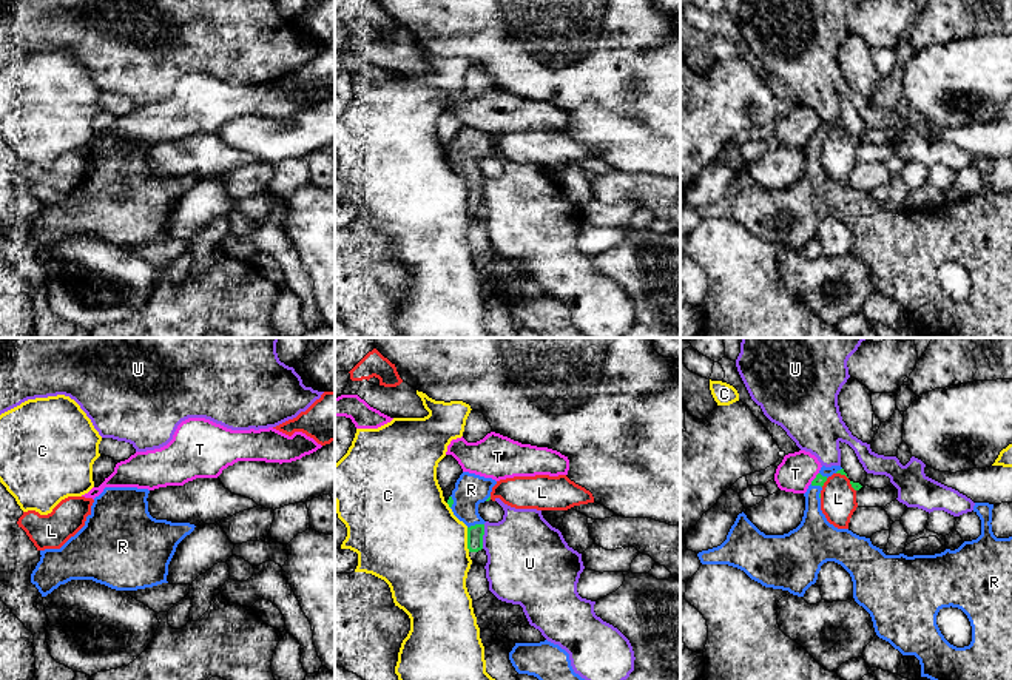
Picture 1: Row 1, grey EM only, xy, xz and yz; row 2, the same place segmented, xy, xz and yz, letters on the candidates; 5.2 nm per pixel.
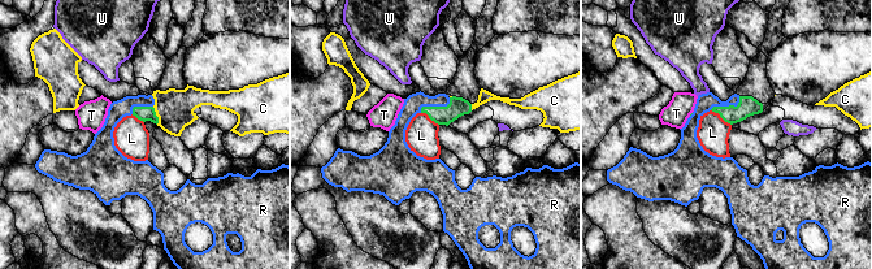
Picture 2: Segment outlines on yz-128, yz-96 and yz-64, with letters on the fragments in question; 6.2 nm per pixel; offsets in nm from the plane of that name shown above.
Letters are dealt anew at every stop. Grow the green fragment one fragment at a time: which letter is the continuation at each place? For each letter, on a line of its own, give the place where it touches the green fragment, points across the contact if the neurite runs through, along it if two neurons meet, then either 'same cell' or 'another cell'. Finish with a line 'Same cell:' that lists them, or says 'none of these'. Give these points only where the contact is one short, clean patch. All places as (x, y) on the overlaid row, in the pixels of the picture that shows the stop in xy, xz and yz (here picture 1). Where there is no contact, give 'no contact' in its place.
C: xz (468, 540) | along xz (466, 528), (466, 548), (469, 551) | another cell
L: yz (843, 474) | along yz (836, 472), (847, 478) | another cell
R: xz (475, 525) | across xz (475, 532), (475, 525), (471, 518), (471, 489) | same cell
T: yz (815, 478) | along yz (818, 472), (810, 483) | another cell
U: xz (482, 537) | along xz (485, 525), (482, 548) | another cell
Same cell: R

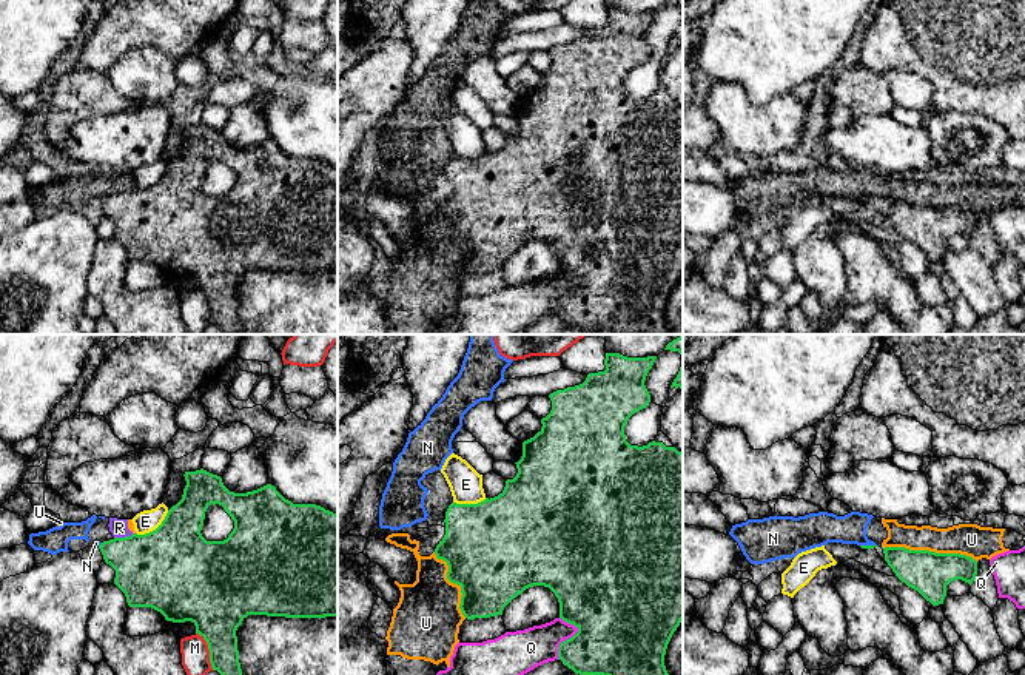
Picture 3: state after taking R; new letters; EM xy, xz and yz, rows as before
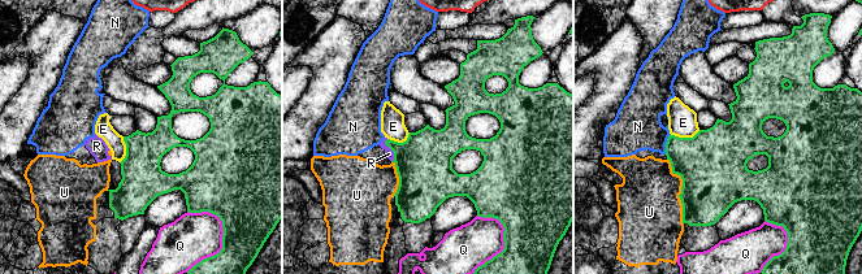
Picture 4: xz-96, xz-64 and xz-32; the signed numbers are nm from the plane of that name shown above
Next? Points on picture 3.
E: xy (156, 529) | another cell
M: xy (208, 649) | another cell
N: yz (868, 546) | along yz (860, 544), (876, 546) | another cell
Q: xz (572, 637) | another cell
R: xy (124, 538) | along xy (133, 533), (114, 538) | another cell
U: yz (928, 550) | another cell
Same cell: none of these

